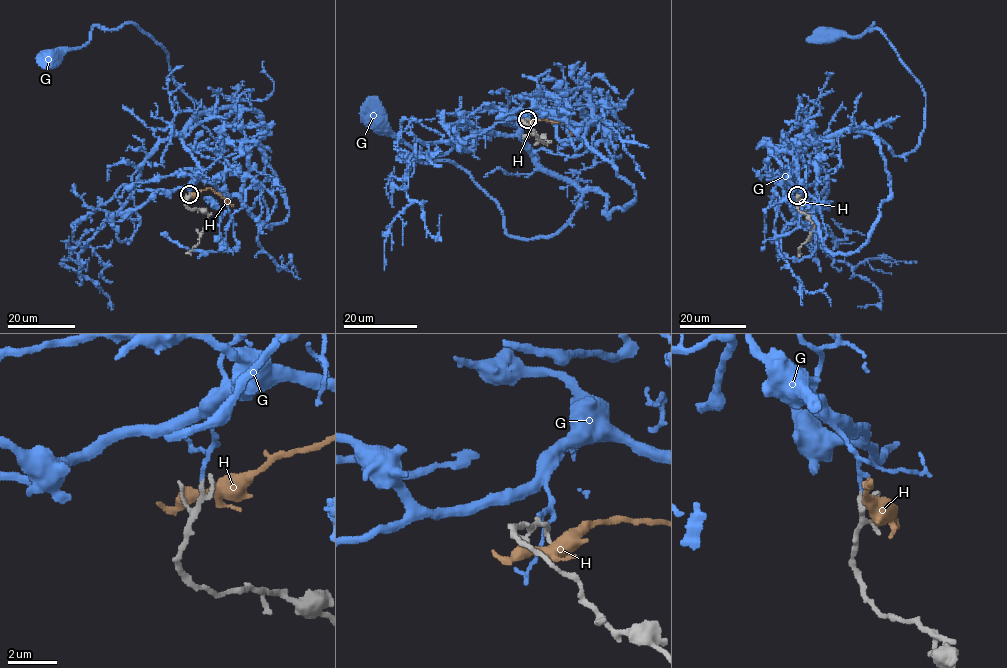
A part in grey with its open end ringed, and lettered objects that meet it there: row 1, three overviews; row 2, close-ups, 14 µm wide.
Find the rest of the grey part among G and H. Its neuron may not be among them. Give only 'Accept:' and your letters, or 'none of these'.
Accept: G

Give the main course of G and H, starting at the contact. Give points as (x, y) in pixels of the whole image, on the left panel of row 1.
G: (189, 194), (182, 134), (239, 110), (231, 123), (191, 99), (133, 23), (95, 25), (52, 58)
H: (190, 194), (210, 188), (229, 204), (228, 199)

